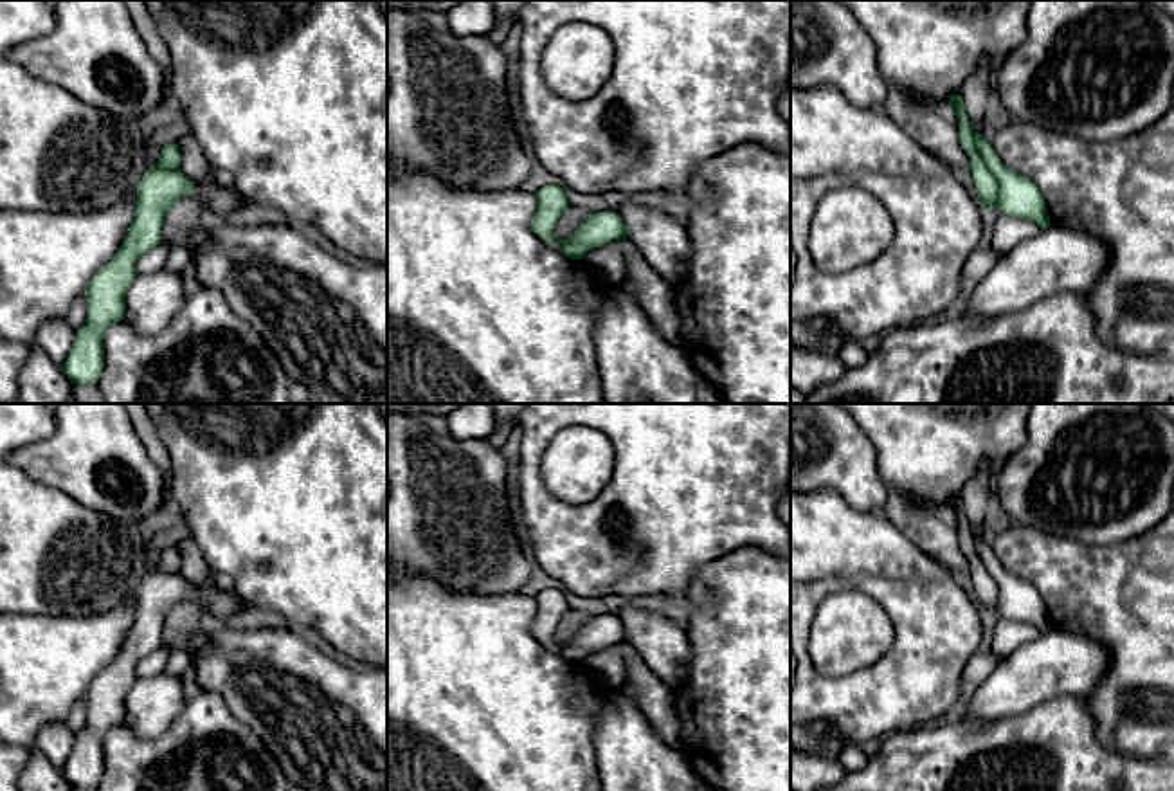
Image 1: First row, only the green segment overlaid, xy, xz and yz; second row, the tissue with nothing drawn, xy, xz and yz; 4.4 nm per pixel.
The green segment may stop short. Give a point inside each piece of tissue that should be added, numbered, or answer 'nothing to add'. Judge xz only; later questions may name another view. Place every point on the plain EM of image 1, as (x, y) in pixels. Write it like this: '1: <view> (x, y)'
nothing to add

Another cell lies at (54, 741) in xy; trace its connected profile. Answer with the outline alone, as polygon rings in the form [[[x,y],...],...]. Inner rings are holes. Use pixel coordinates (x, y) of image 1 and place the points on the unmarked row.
[[[61,723],[47,724],[40,730],[34,746],[47,757],[47,760],[63,771],[72,748],[76,733]]]

